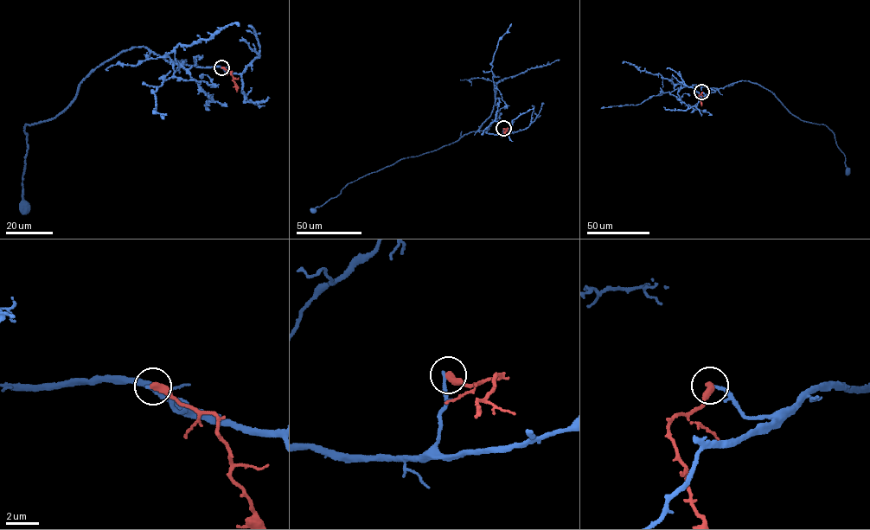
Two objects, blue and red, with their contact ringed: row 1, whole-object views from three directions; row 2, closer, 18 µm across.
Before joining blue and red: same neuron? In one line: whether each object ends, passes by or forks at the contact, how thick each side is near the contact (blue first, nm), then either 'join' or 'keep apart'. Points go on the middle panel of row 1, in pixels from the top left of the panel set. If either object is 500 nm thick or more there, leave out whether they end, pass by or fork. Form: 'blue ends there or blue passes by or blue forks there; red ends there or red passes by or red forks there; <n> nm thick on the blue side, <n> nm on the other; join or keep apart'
blue ends there; red ends there; 200 nm thick on the blue side, 440 nm on the other; keep apart

